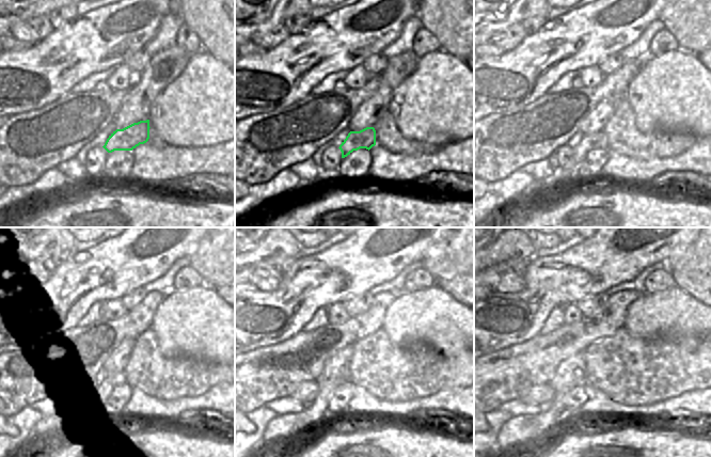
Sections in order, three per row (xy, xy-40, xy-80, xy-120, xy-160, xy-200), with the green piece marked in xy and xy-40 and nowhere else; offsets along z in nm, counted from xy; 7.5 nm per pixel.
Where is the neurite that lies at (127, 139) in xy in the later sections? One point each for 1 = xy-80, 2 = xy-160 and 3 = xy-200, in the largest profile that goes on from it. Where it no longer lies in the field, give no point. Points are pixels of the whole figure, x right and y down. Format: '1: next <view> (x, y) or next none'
1: next xy-80 (587, 143)
2: next xy-160 (326, 389)
3: next xy-200 (563, 393)

